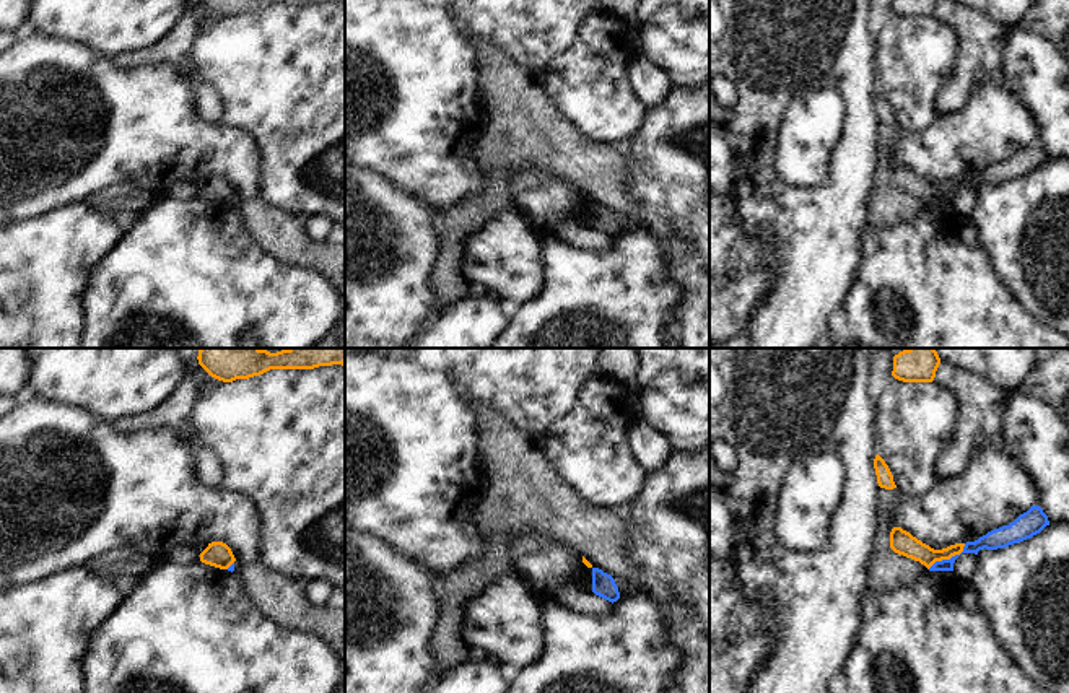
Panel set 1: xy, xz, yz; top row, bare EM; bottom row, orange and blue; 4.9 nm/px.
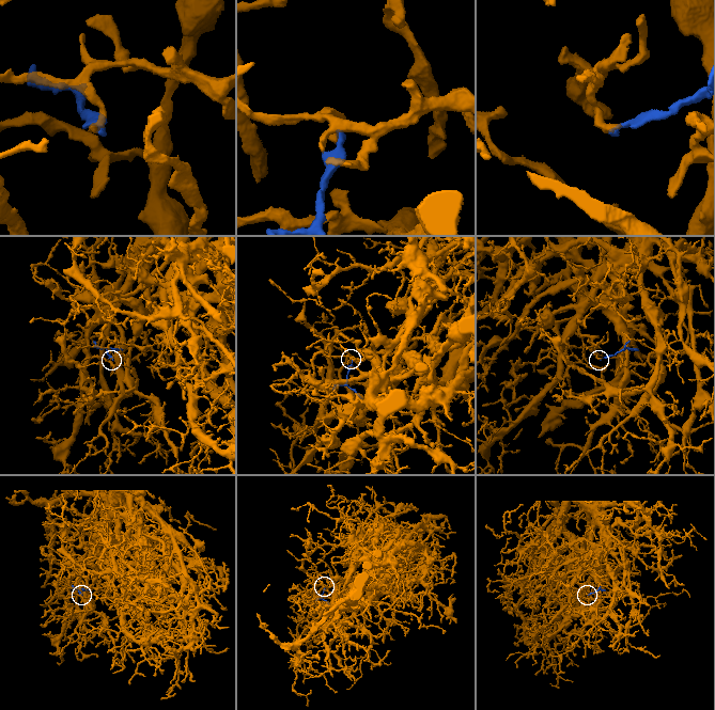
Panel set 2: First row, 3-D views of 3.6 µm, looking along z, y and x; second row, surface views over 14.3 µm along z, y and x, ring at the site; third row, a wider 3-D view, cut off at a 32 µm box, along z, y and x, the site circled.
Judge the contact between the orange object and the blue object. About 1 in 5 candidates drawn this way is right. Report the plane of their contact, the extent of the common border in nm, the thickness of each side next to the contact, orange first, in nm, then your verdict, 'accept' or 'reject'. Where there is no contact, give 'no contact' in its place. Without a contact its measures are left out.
contact in yz; length 220 nm; calibres 120 and 90 nm; reject

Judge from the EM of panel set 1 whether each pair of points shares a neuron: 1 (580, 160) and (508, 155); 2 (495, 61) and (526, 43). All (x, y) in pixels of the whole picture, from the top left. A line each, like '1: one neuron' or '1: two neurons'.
1: one neuron
2: two neurons

